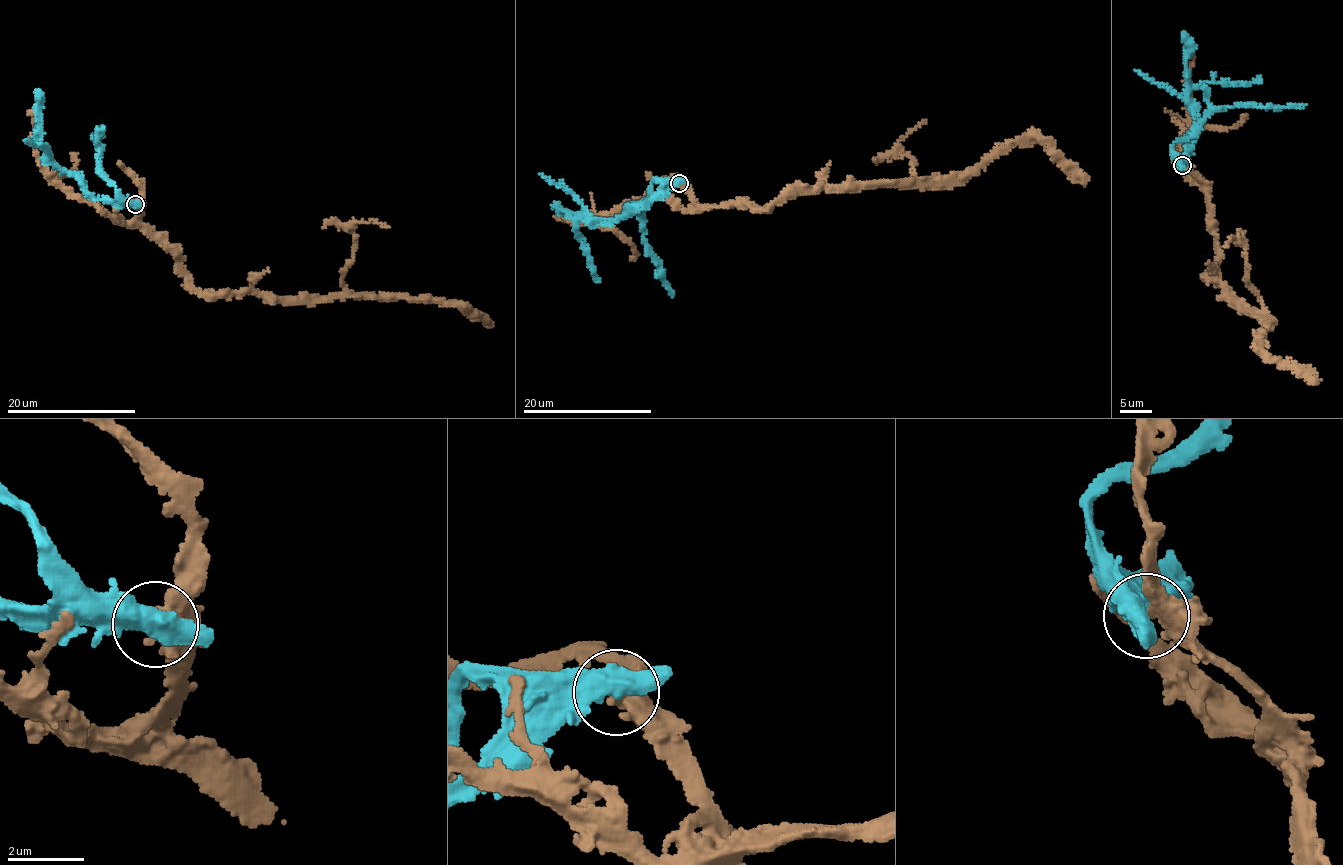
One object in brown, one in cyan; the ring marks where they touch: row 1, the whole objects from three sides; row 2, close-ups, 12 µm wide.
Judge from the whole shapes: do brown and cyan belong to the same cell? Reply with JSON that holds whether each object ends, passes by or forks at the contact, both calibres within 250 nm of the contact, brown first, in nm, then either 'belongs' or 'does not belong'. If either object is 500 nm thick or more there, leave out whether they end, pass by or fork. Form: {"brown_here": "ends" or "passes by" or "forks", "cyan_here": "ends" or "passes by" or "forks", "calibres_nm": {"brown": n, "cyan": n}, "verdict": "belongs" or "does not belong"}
{"calibres_nm": {"brown": 380, "cyan": 550}, "verdict": "does not belong"}

